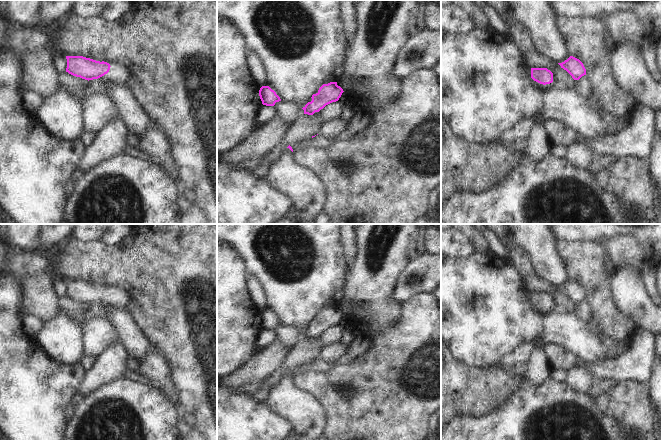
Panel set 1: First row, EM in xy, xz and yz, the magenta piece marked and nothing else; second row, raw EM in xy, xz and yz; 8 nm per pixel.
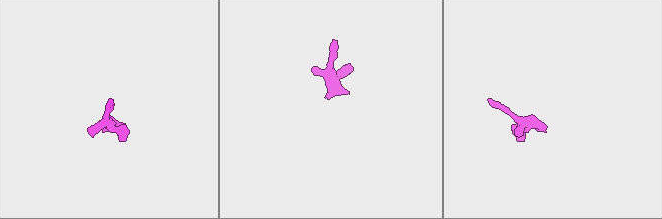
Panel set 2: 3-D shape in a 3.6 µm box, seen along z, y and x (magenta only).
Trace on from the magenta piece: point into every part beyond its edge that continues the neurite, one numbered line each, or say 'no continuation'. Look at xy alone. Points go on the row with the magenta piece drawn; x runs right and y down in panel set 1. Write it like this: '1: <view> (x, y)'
no continuation.

